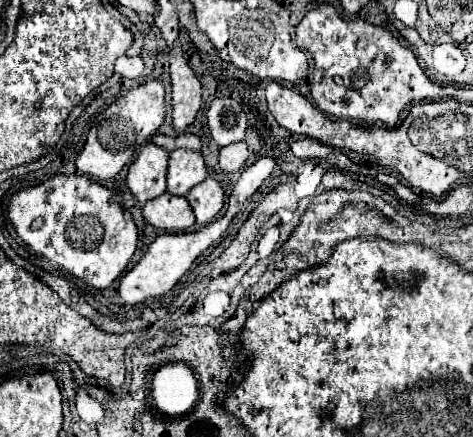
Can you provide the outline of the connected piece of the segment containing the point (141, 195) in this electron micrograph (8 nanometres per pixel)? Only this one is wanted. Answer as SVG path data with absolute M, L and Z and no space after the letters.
M146 144L128 168L126 184L140 204L146 204L152 198L158 198L166 192L166 170L168 170L168 152L156 144Z

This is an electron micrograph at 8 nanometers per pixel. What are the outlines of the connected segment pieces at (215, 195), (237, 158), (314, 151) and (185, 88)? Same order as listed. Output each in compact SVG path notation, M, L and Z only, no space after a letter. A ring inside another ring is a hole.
M206 178L202 184L194 186L186 198L200 226L210 224L224 206L224 190L214 178Z
M234 142L230 146L220 148L220 168L224 172L238 172L248 160L246 142Z
M302 138L302 140L296 140L290 150L298 156L298 158L318 158L318 160L326 160L328 154L332 152L330 146L324 146L316 140L310 140L310 138Z
M173 51L169 55L170 78L172 78L172 102L174 102L174 128L184 130L194 122L202 106L202 84L194 78L192 68L186 64L182 55Z

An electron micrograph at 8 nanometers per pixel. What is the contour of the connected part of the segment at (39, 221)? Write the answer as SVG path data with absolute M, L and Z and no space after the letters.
M54 176L40 186L20 190L12 196L8 218L14 224L18 236L38 254L66 268L72 276L84 280L94 288L108 288L128 266L138 246L138 228L132 214L122 206L122 200L112 190L100 186L88 176Z

